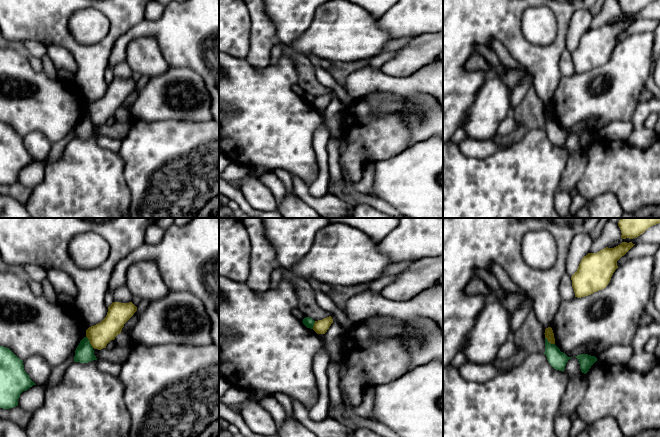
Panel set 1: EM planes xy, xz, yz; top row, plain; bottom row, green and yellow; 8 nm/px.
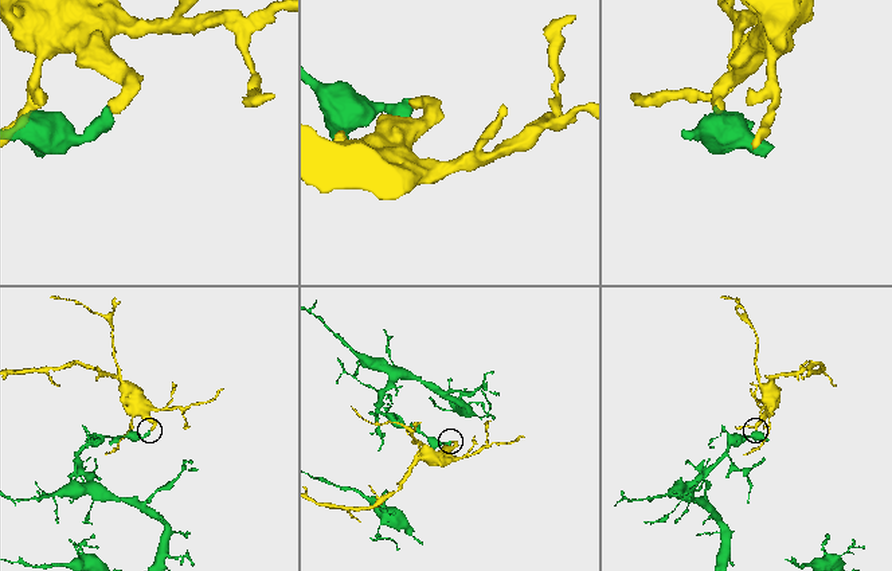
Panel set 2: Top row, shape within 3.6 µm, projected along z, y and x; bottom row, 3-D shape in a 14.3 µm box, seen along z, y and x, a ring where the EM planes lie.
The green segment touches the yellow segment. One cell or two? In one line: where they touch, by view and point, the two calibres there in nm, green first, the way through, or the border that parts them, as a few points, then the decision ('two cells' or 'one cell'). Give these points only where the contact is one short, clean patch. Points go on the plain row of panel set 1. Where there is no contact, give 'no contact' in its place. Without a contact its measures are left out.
meets green in xy at (89, 118); 160 nm thick on the green side, 190 nm on the other; border along xy (86, 112), (93, 123); two cells

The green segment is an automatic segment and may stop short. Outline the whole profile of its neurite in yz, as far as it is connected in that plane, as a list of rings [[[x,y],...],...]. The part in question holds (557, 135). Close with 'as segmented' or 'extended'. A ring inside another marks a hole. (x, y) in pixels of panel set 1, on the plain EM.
[[[545,114],[545,128],[550,141],[559,147],[564,147],[566,139],[572,133],[568,133],[565,129],[561,128],[560,125],[555,121],[548,118]]]; as segmented

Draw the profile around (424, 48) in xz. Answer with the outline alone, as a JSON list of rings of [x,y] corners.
[[[443,32],[417,35],[407,44],[400,44],[394,58],[385,62],[382,72],[392,77],[407,77],[433,62],[443,52]]]

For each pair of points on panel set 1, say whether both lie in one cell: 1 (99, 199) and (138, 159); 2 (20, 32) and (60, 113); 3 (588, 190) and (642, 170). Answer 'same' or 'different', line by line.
1: different
2: different
3: same

